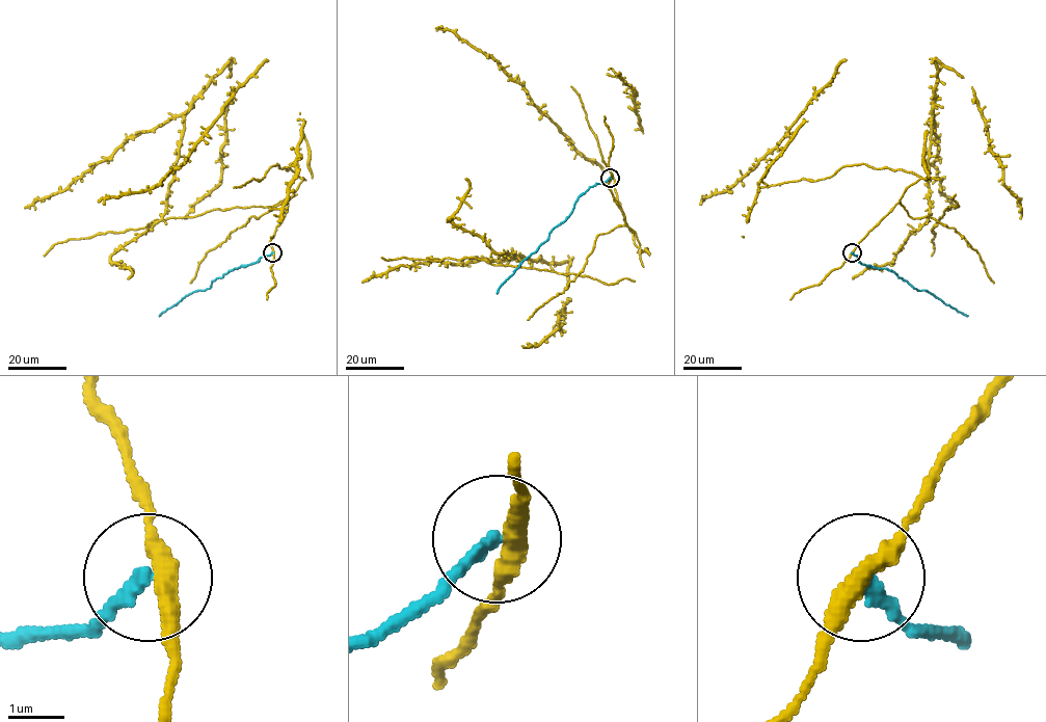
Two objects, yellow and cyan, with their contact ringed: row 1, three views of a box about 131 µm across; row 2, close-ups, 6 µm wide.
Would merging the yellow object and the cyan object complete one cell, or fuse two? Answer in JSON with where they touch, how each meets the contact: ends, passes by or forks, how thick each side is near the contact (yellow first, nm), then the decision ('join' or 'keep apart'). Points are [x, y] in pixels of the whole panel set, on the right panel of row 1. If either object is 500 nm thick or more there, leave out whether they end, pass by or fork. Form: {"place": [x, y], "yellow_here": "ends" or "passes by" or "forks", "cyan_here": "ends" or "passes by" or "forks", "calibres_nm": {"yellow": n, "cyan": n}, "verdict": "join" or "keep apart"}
{"place": [852, 252], "yellow_here": "passes by", "cyan_here": "ends", "calibres_nm": {"yellow": 340, "cyan": 240}, "verdict": "keep apart"}

